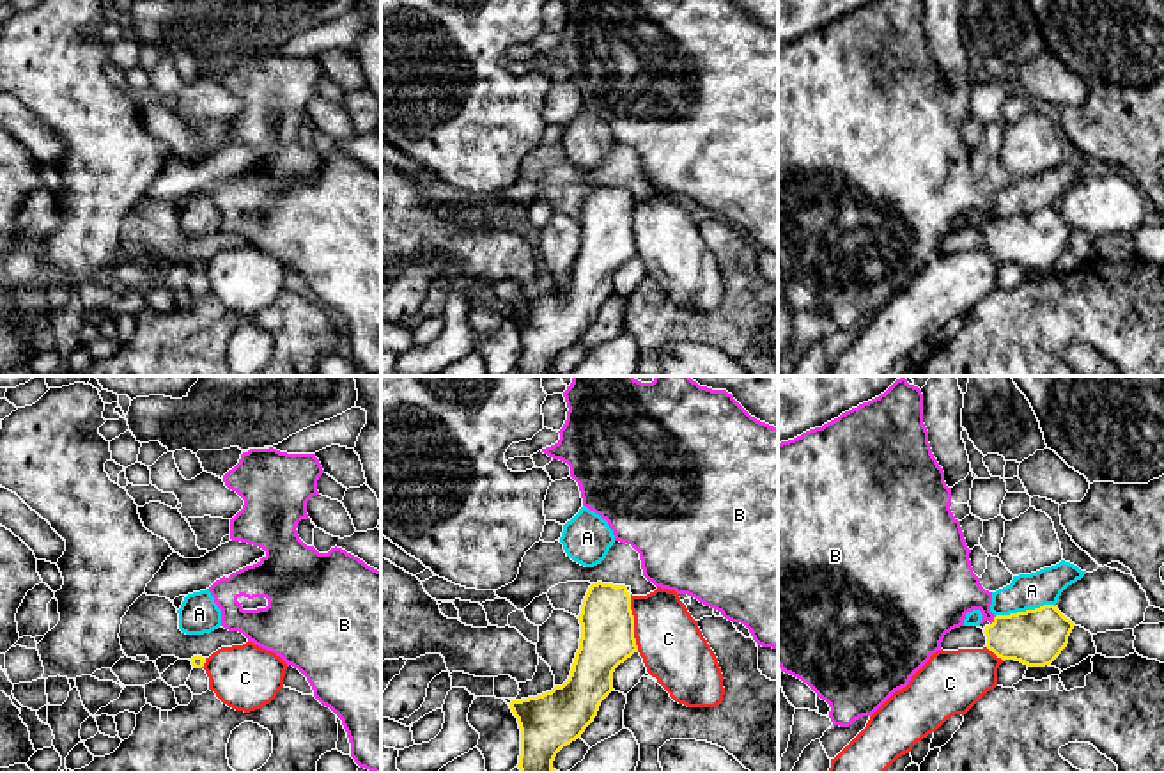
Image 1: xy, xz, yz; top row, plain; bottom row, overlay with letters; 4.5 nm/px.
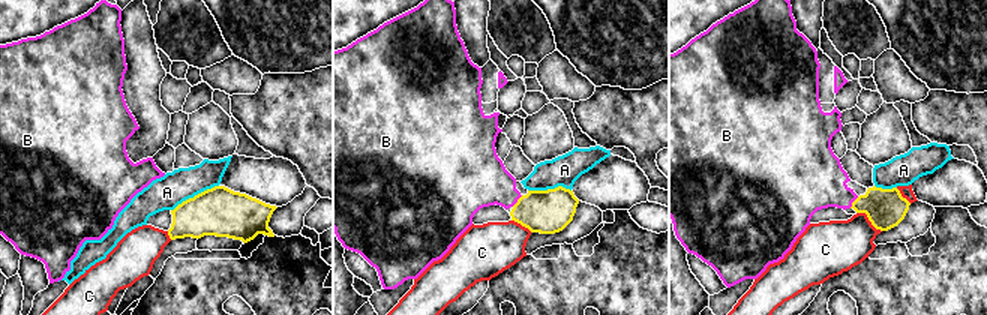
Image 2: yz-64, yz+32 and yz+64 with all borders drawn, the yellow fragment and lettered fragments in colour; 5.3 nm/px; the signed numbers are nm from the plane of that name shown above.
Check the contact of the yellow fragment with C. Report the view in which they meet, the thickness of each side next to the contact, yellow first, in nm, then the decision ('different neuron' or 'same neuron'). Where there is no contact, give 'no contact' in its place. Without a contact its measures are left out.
xz | 240/300 nm | different neuron

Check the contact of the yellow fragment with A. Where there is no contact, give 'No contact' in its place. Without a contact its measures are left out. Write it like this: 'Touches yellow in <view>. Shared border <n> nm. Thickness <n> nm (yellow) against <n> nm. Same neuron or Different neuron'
Touches yellow in yz. Shared border 280 nm. Thickness 260 nm (yellow) against 160 nm. Different neuron

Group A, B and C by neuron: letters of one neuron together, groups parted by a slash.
A / B / C

